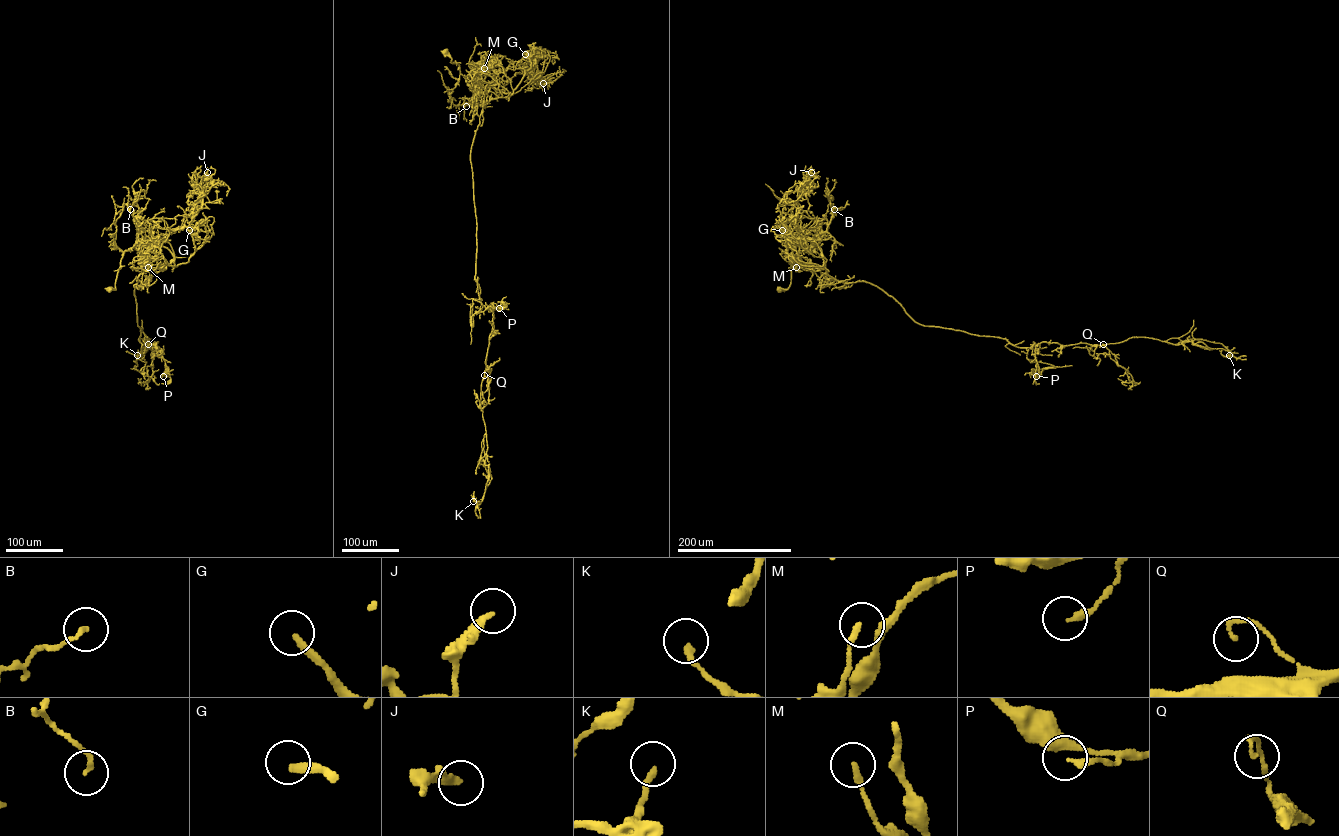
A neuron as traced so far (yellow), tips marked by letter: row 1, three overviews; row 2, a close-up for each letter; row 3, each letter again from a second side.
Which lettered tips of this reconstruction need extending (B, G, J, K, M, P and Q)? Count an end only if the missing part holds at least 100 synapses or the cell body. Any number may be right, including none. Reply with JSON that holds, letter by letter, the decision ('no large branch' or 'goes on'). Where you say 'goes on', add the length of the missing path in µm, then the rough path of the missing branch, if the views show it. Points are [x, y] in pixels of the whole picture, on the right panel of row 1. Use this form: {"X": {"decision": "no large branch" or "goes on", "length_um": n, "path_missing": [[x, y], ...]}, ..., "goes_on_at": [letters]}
{"B": {"decision": "no large branch"}, "G": {"decision": "goes on", "length_um": 130, "path_missing": [[782, 230], [774, 213], [780, 206], [781, 195], [774, 197], [772, 203], [774, 198]]}, "J": {"decision": "no large branch"}, "K": {"decision": "no large branch"}, "M": {"decision": "no large branch"}, "P": {"decision": "no large branch"}, "Q": {"decision": "no large branch"}, "goes_on_at": ["G"]}

